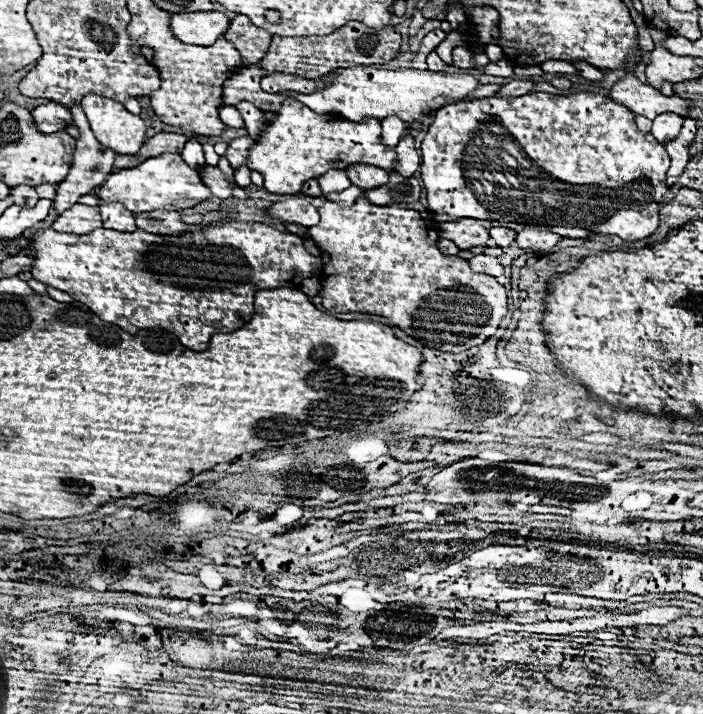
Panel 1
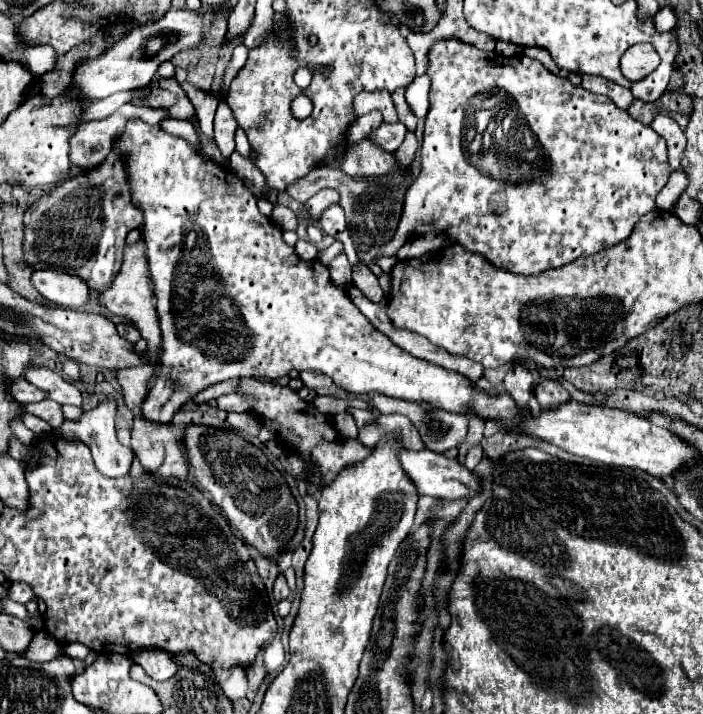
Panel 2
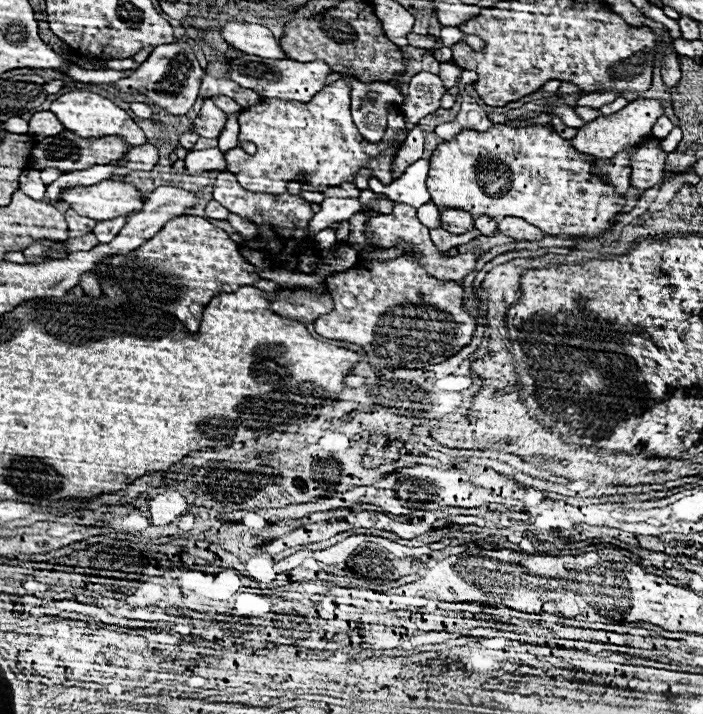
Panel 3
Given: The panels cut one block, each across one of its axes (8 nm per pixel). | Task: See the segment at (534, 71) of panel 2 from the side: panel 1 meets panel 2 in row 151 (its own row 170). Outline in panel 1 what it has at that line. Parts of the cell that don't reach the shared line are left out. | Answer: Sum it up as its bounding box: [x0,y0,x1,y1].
[420,92,670,242]

